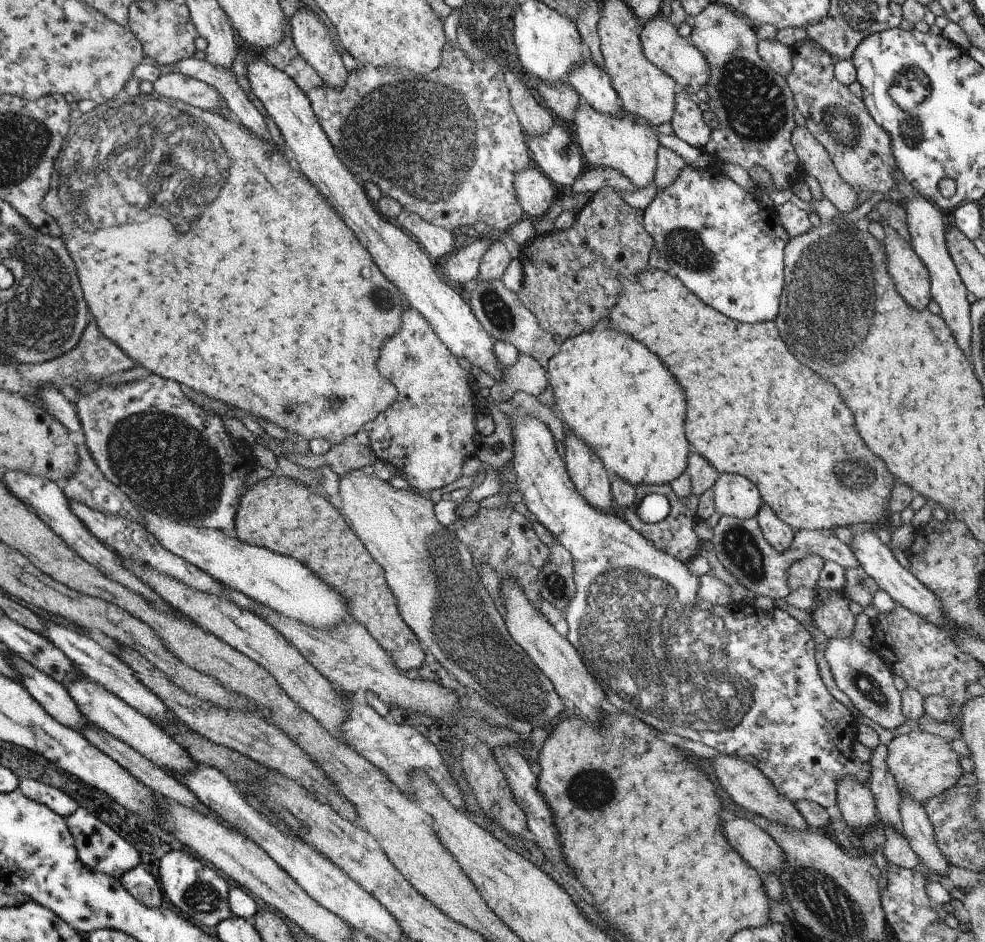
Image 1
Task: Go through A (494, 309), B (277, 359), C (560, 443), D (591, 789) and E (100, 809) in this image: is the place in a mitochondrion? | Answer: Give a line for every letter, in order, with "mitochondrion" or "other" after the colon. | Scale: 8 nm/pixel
A: mitochondrion
B: other
C: other
D: mitochondrion
E: other

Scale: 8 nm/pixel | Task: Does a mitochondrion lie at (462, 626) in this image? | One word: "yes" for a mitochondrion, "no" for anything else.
yes

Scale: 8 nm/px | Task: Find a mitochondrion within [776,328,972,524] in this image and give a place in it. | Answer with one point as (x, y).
(853, 475)

